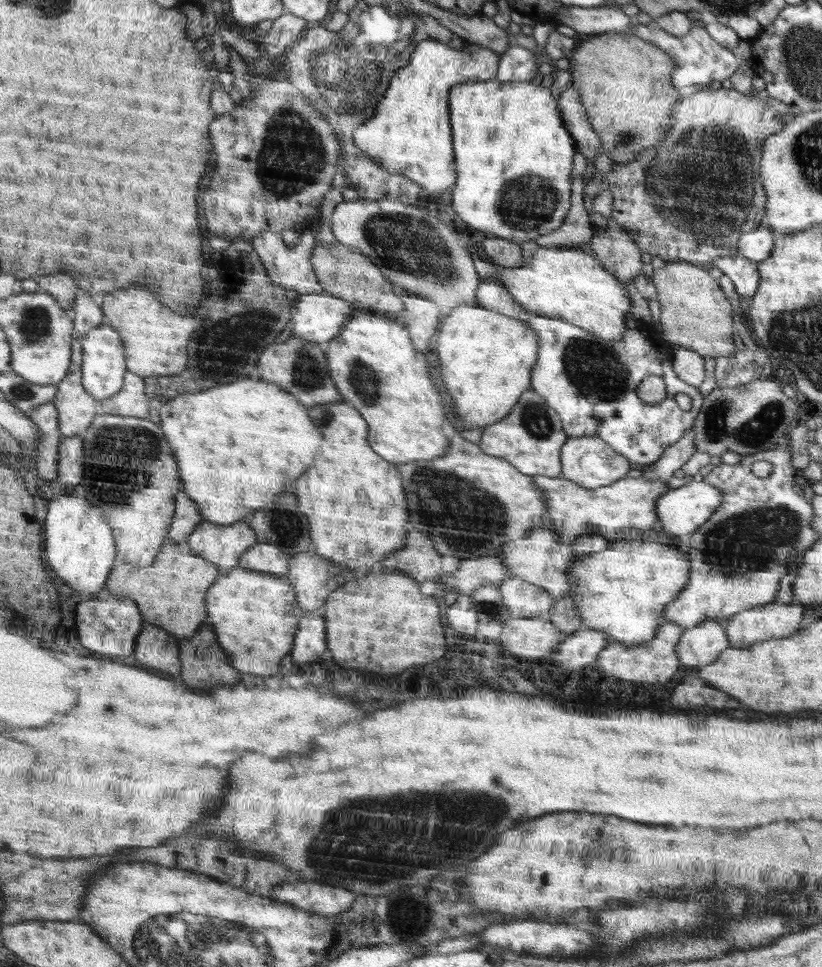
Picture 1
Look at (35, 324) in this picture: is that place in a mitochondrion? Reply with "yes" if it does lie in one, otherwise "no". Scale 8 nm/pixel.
yes

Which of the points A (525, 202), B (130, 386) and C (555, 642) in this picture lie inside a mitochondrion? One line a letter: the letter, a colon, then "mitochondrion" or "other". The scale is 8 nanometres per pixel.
A: mitochondrion
B: other
C: other

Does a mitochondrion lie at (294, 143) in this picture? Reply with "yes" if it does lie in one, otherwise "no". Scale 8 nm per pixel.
yes

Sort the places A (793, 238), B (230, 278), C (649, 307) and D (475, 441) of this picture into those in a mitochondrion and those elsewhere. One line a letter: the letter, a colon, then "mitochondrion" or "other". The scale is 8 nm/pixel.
A: other
B: other
C: other
D: other

